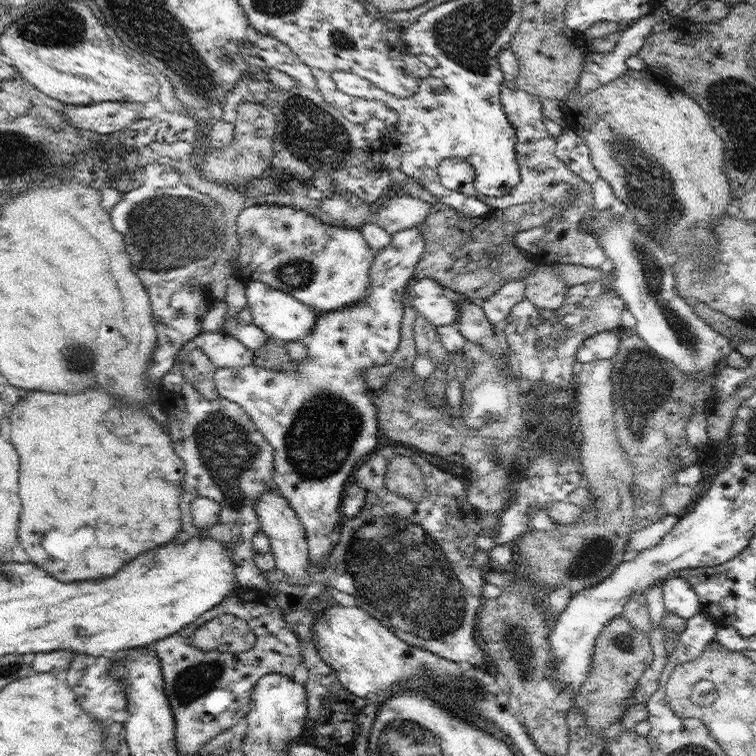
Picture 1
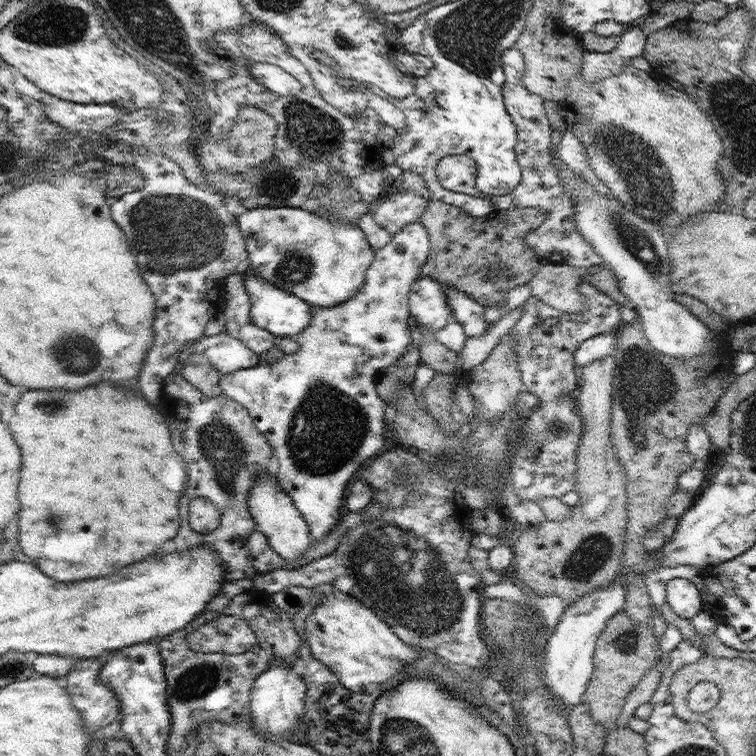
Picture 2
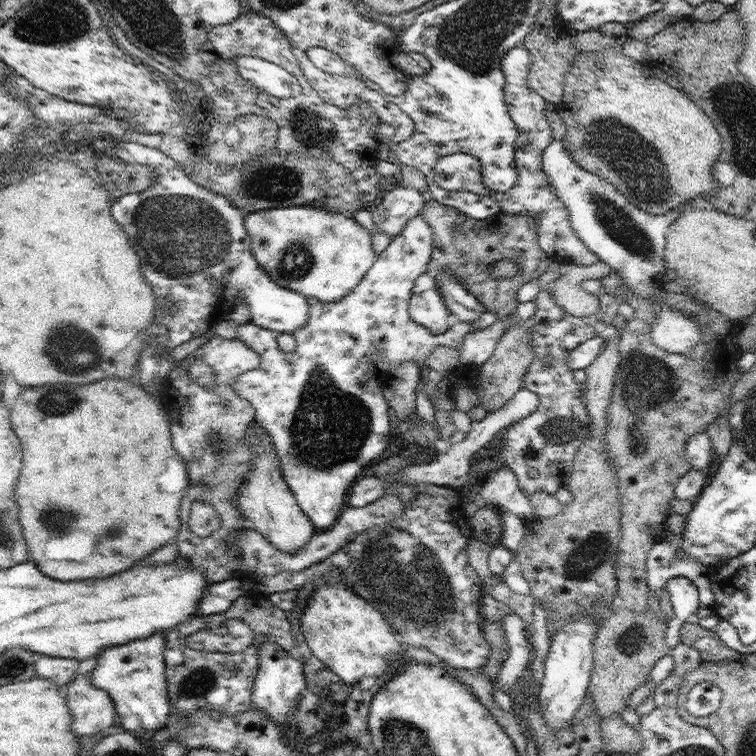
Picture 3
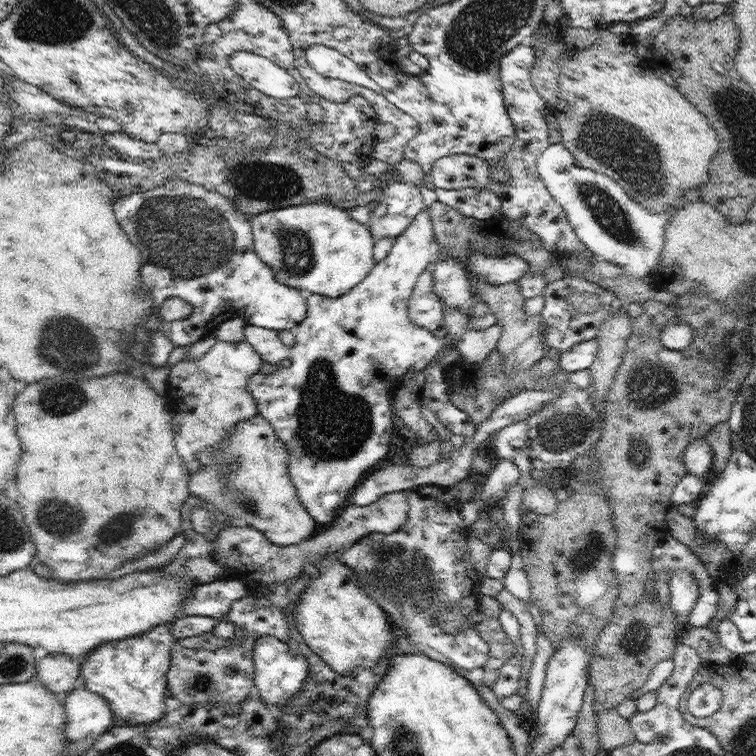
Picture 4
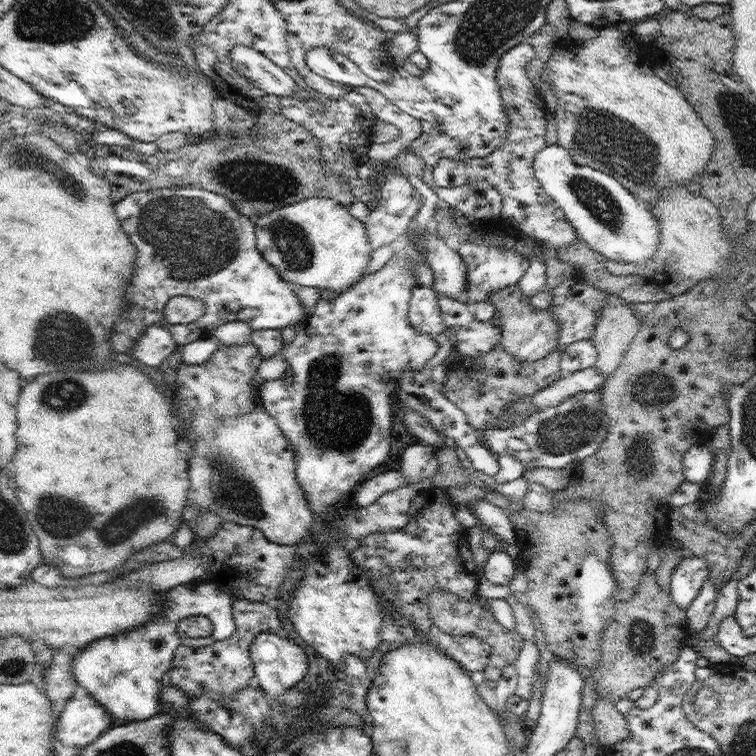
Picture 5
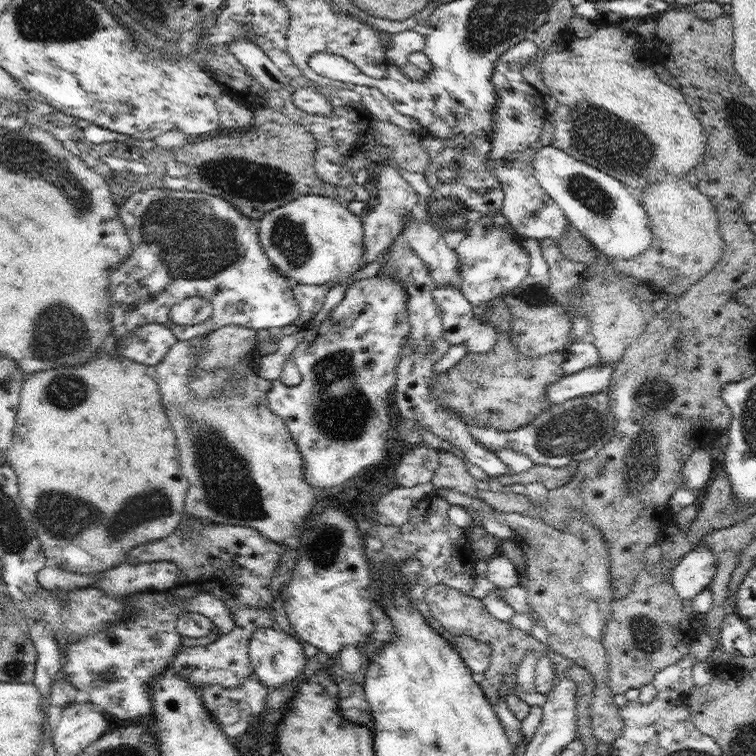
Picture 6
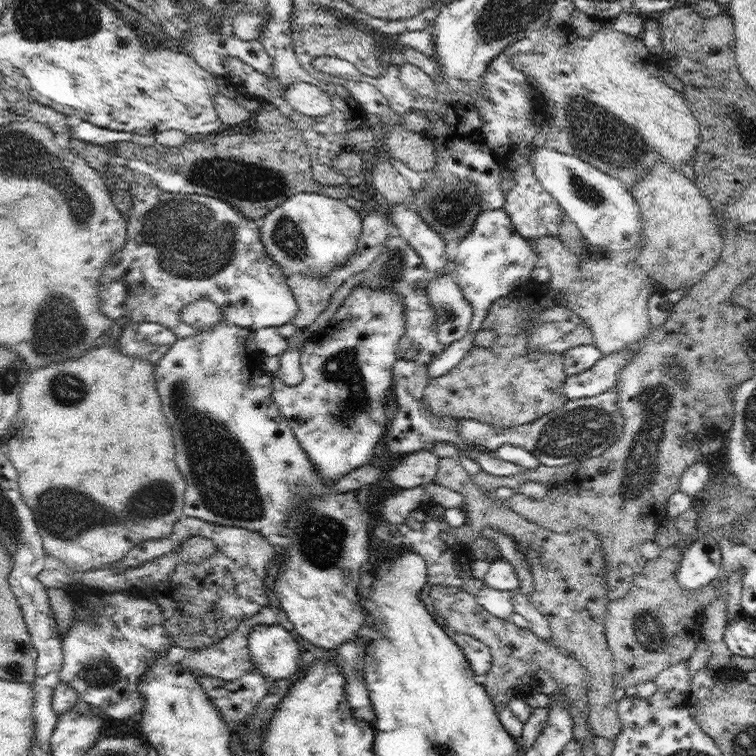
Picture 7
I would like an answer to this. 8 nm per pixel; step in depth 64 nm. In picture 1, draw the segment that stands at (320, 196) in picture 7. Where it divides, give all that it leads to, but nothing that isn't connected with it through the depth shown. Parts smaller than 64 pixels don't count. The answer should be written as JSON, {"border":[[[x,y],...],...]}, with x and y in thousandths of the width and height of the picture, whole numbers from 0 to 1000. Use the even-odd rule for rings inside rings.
{"border":[[[328,270],[315,284],[312,302],[316,340],[308,349],[308,364],[324,377],[341,372],[373,384],[415,409],[419,417],[467,403],[489,389],[489,353],[499,332],[487,325],[475,303],[435,298],[405,278],[365,270]]]}

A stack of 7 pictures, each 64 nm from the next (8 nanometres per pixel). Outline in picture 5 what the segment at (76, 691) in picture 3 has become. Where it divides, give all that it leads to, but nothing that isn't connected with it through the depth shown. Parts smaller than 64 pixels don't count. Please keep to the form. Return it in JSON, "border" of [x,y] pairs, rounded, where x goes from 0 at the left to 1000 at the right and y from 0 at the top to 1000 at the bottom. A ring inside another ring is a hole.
{"border":[[[119,918],[95,921],[75,952],[77,976],[85,987],[116,987],[148,958],[147,944]]]}

